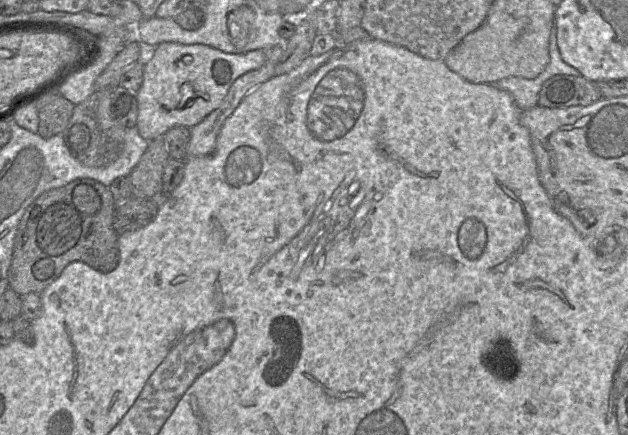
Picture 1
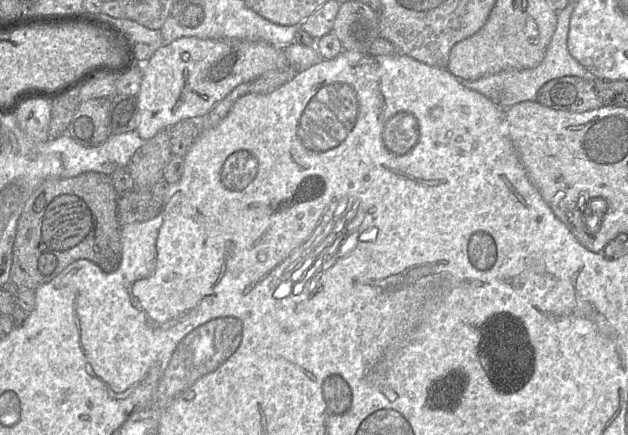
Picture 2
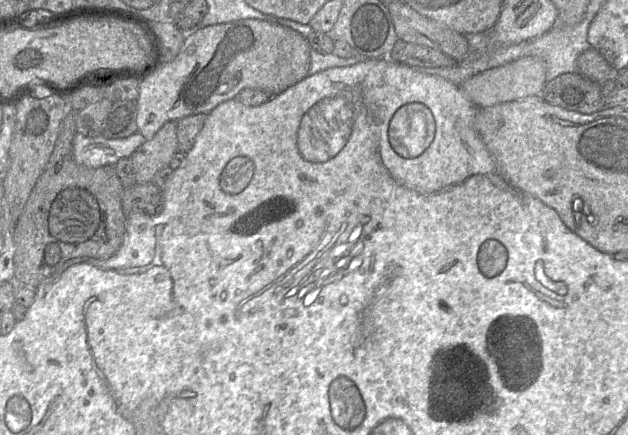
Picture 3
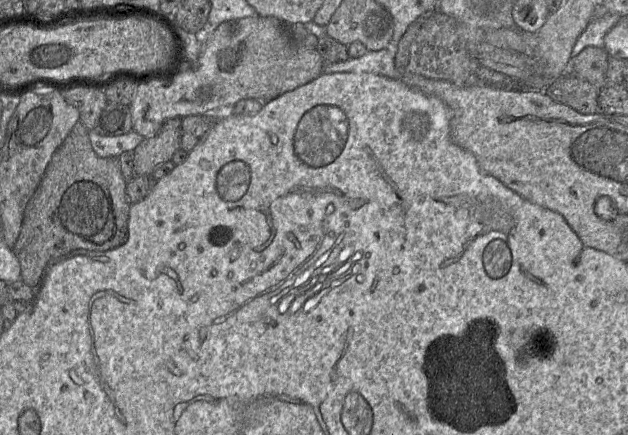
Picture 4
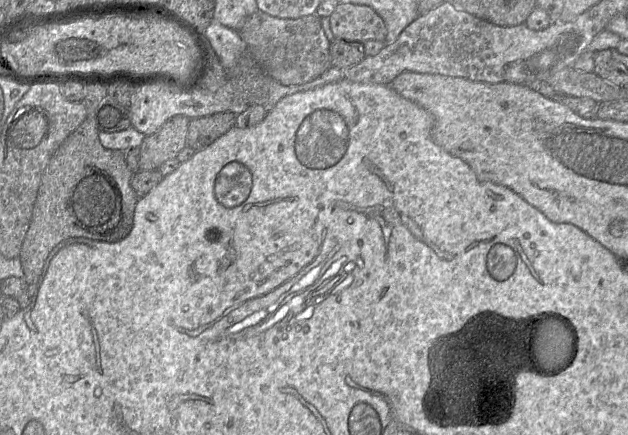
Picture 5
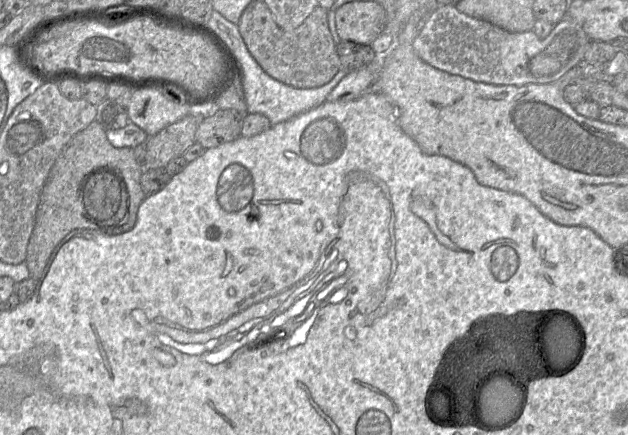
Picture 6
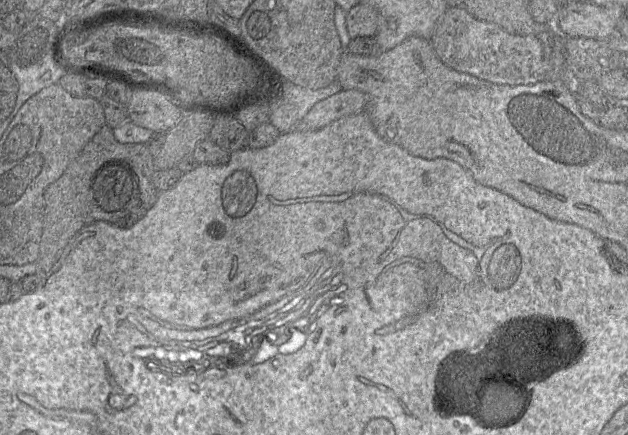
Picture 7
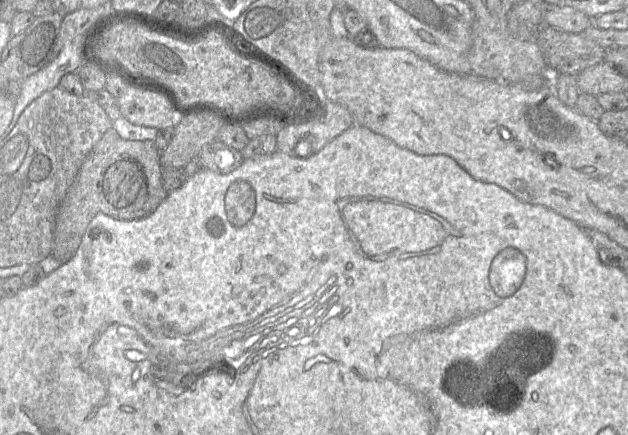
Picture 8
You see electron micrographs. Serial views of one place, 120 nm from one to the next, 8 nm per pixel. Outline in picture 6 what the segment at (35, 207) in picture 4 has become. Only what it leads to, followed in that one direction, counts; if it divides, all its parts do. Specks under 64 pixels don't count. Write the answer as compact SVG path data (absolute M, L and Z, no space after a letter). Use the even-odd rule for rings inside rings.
M93 121L77 133L63 148L51 168L41 193L34 229L30 236L25 262L30 278L38 279L58 242L75 230L94 230L108 236L117 236L133 229L139 206L146 198L140 177L144 168L134 156L132 148L116 148L109 143L105 130Z

